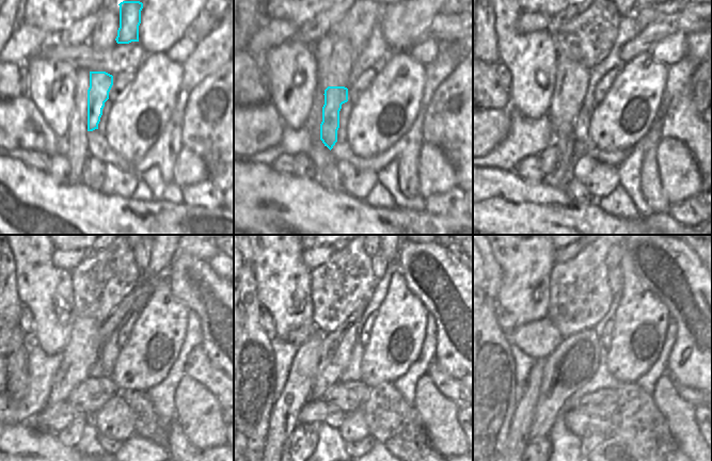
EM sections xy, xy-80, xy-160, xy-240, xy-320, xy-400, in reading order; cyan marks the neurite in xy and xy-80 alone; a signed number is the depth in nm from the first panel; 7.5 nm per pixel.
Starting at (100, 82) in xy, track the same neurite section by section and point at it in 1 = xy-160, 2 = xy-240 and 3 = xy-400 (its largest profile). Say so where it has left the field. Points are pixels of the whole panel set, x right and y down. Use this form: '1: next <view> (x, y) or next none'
1: next xy-160 (565, 142)
2: next xy-240 (70, 435)
3: next xy-400 (538, 449)

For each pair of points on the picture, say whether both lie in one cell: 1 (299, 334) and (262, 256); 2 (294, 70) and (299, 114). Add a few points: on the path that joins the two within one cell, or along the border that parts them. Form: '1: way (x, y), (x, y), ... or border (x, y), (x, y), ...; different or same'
1: border (311, 320), (291, 330), (285, 337); different
2: way (294, 81), (294, 104); same

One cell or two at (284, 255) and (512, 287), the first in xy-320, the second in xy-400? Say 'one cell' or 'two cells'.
one cell

